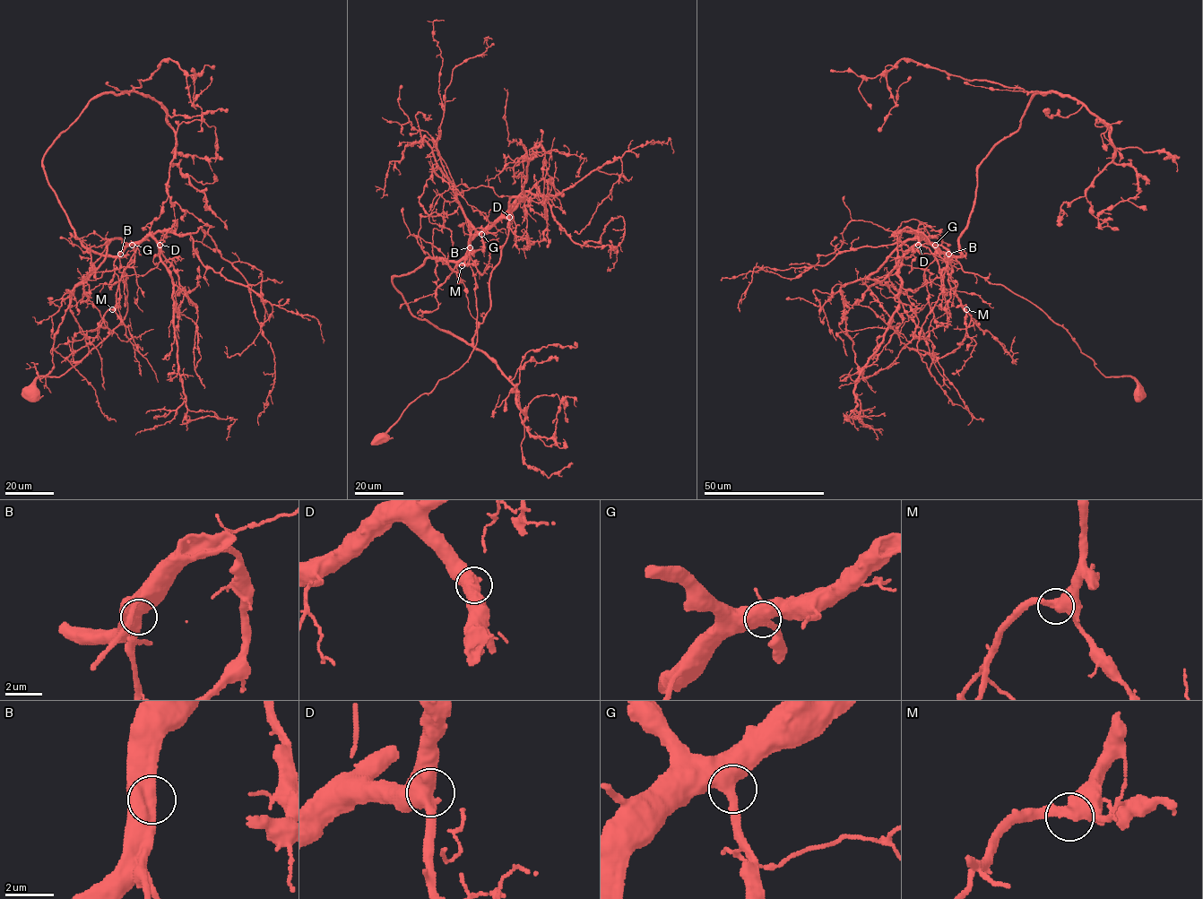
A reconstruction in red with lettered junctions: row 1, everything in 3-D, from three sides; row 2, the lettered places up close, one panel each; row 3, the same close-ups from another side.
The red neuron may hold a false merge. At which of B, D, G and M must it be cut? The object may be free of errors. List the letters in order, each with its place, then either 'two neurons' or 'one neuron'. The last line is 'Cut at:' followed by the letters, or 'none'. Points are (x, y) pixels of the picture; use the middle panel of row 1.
B: place (470, 247); one neuron
D: place (509, 217); one neuron
G: place (481, 234); one neuron
M: place (462, 265); one neuron
Cut at: none

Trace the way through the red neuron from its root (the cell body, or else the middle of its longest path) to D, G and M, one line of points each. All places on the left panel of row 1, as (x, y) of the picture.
D: (30, 393), (39, 376), (60, 376), (121, 323), (127, 289), (120, 254), (149, 236), (160, 245)
G: (30, 393), (39, 376), (60, 376), (121, 323), (127, 289), (125, 276), (119, 272), (119, 255), (132, 245)
M: (30, 393), (39, 376), (60, 376), (121, 323), (127, 289), (119, 255), (133, 245), (112, 309)

